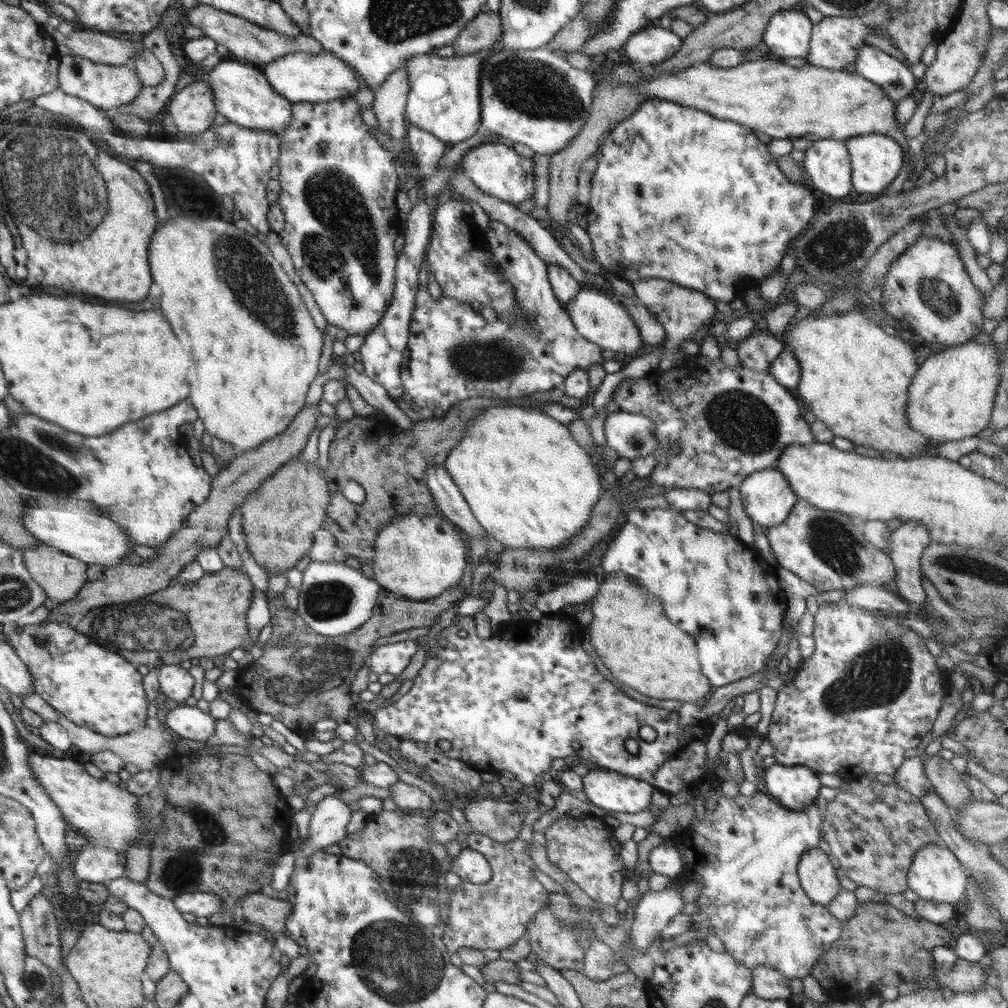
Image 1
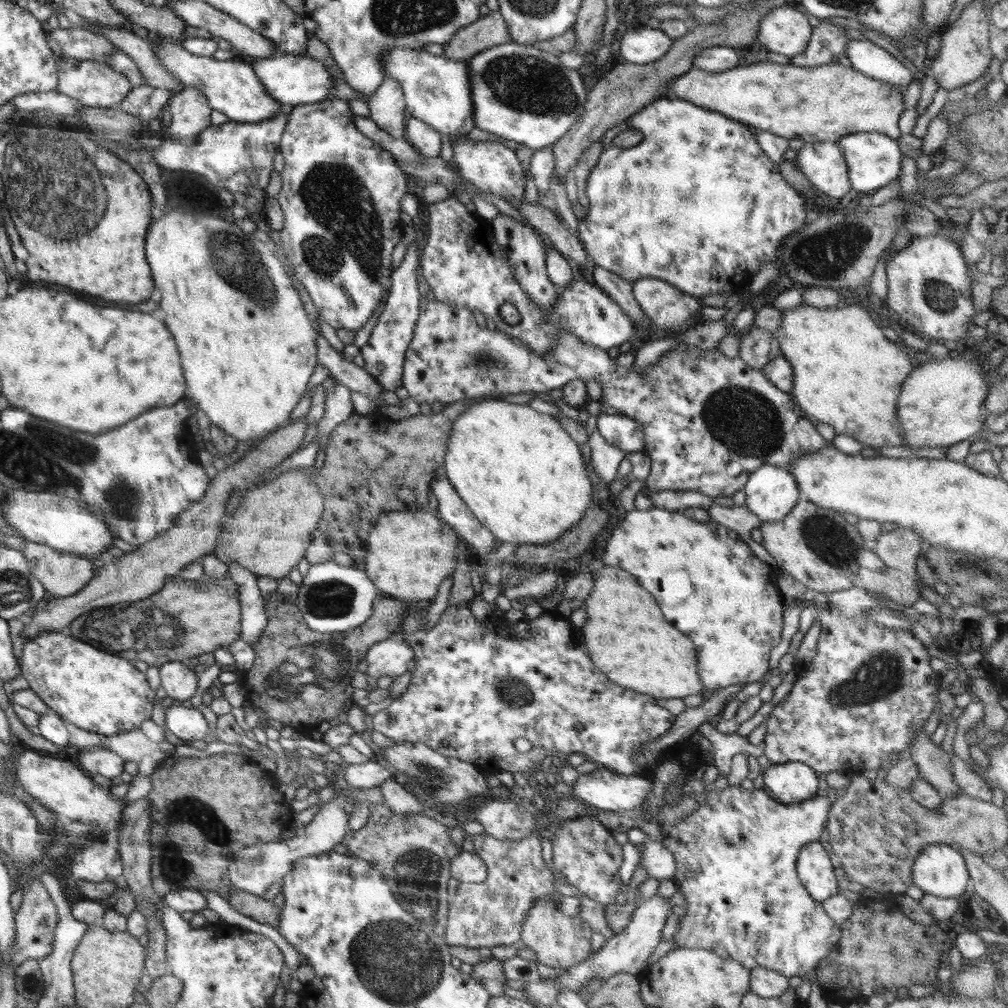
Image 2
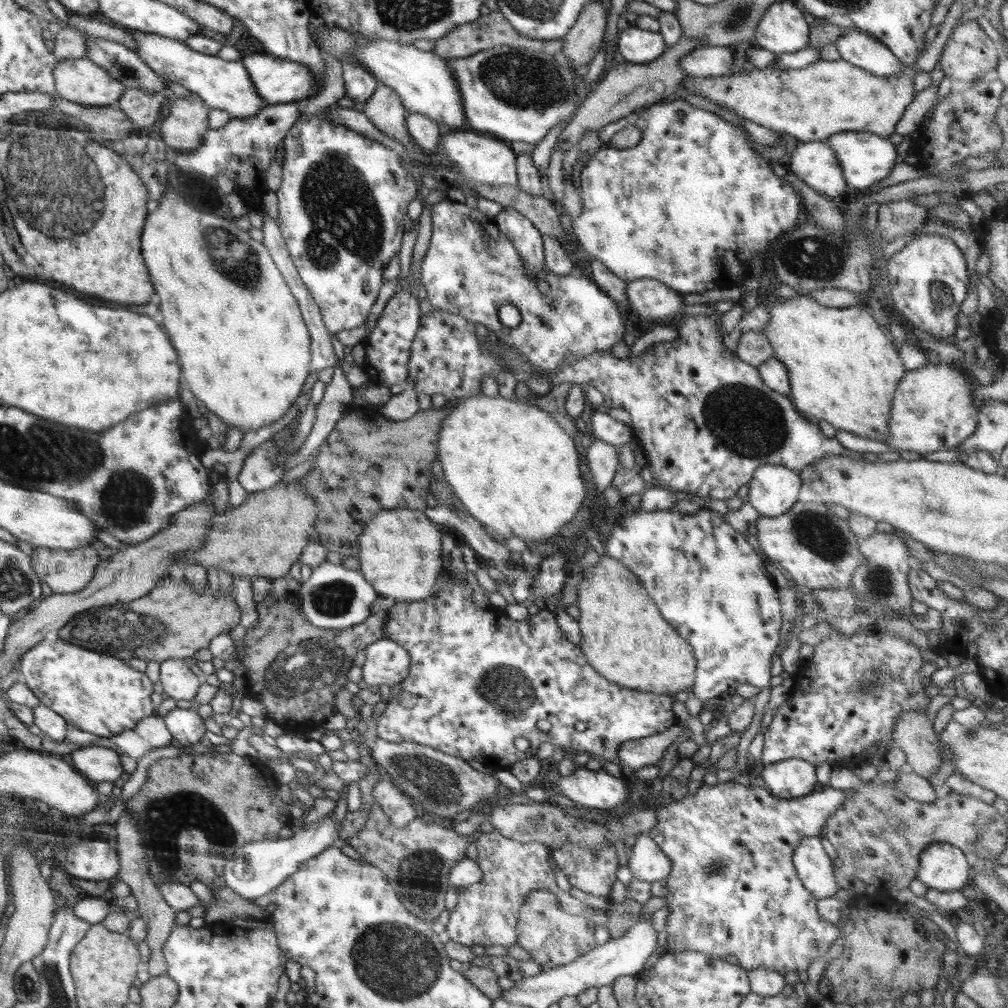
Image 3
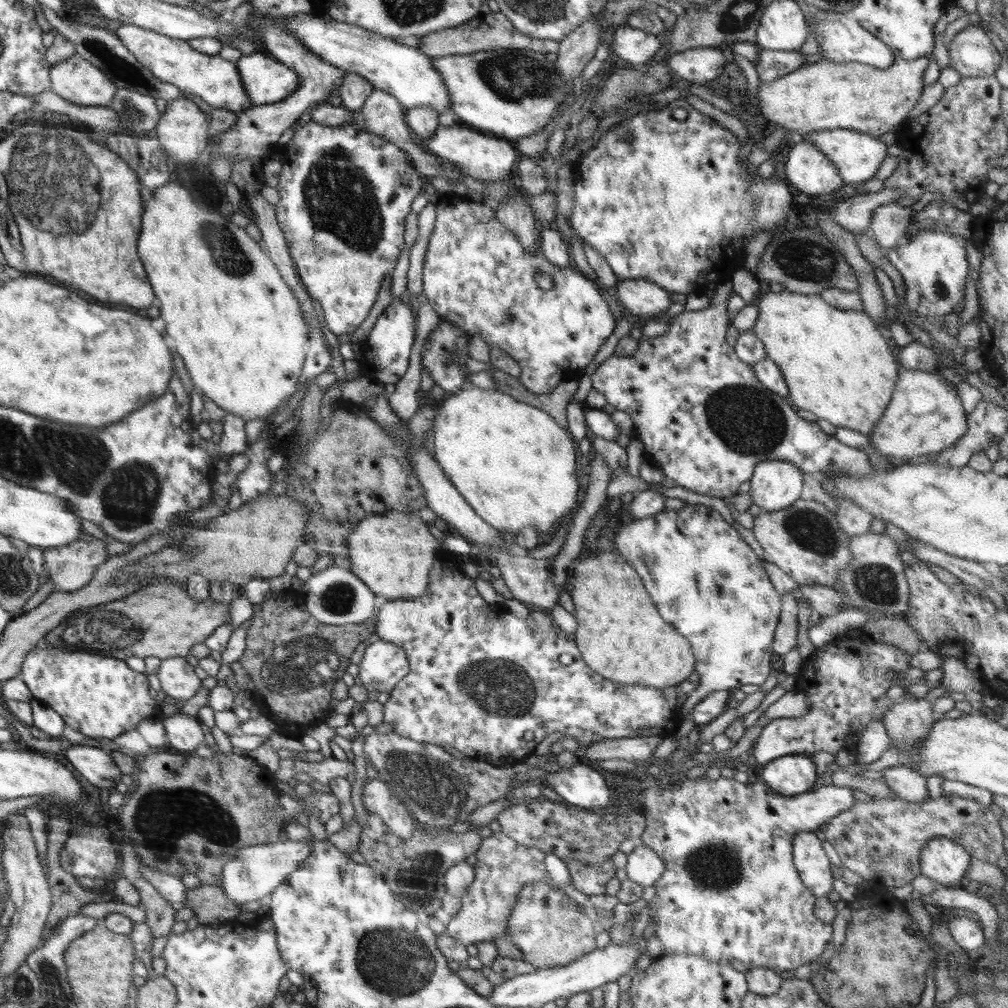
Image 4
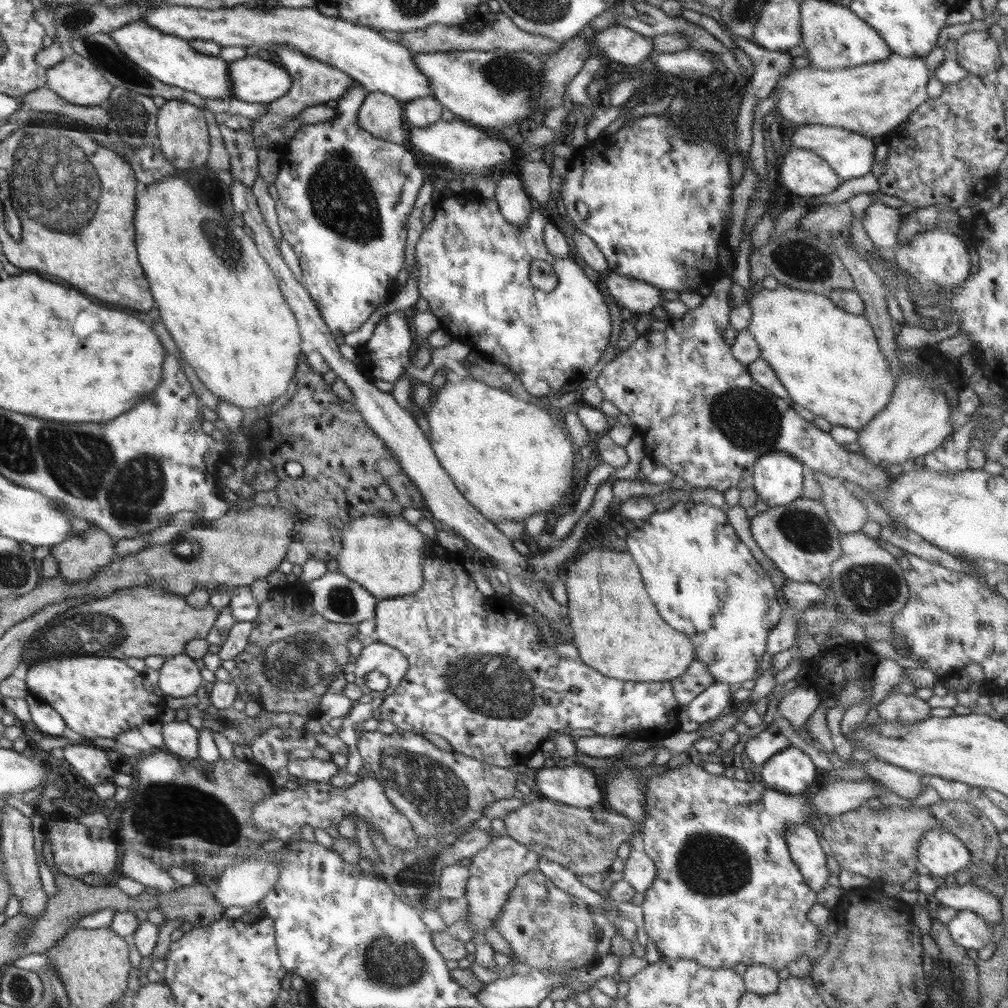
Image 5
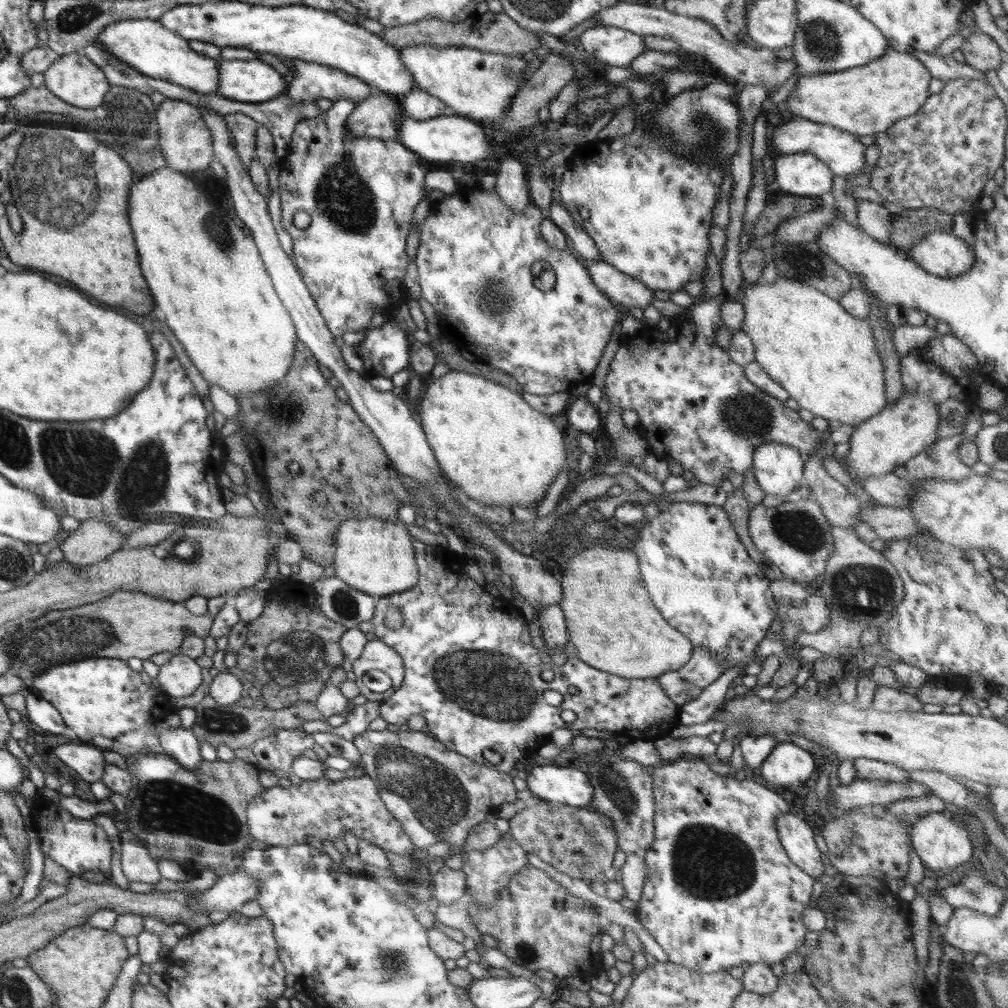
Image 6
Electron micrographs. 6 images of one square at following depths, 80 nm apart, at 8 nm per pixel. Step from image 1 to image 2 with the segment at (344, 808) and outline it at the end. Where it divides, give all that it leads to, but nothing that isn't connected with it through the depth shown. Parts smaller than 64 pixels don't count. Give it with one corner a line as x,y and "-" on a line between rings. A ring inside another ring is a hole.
324,803
320,805
318,813
314,819
294,838
281,840
278,842
254,843
252,846
245,846
240,852
236,853
234,862
230,862
228,868
228,878
234,888
244,892
263,896
265,892
279,880
283,880
288,872
292,871
298,859
315,856
325,851
330,851
341,842
350,830
350,818
348,814
334,803

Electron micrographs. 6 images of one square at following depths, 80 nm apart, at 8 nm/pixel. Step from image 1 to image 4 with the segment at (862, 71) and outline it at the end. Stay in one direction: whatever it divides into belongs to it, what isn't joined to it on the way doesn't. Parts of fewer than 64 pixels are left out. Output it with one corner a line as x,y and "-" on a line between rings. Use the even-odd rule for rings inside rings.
816,10
807,16
807,25
818,39
820,46
820,60
830,62
857,62
863,65
875,66
879,69
887,69
896,60
894,53
882,40
876,38
869,30
859,25
850,17
850,14
834,11

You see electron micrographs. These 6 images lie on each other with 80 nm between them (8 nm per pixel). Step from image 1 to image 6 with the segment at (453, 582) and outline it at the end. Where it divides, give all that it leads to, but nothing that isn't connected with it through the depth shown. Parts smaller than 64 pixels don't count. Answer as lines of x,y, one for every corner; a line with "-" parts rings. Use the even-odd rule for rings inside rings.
368,516
364,519
344,521
338,527
336,543
337,547
332,564
335,577
343,580
348,586
374,597
376,602
378,602
378,599
390,596
390,594
412,590
418,582
419,574
415,561
413,538
400,520
391,523
381,518

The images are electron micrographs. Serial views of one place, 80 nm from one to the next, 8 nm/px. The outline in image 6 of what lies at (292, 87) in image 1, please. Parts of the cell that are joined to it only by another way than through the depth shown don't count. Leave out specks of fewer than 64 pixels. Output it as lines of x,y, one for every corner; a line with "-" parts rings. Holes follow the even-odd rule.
255,57
252,60
219,60
219,83
215,94
238,102
264,102
285,94
289,84
289,76
281,75
265,61

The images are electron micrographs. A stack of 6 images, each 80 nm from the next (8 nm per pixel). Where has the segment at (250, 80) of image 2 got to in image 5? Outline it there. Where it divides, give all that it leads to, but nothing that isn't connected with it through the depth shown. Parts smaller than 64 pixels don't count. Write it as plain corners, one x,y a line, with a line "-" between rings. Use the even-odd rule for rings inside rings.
142,21
125,24
113,30
109,35
128,58
162,82
191,90
204,98
235,97
231,92
229,63
219,56
205,55
201,51
194,50
191,42
186,39
170,33
166,34

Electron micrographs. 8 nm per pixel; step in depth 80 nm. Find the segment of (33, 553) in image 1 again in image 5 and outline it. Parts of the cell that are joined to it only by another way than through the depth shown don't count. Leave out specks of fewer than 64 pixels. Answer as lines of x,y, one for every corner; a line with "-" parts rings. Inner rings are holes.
90,524
88,529
52,547
51,554
58,560
59,574
63,580
66,583
77,583
90,579
98,569
109,565
116,558
115,541
105,530

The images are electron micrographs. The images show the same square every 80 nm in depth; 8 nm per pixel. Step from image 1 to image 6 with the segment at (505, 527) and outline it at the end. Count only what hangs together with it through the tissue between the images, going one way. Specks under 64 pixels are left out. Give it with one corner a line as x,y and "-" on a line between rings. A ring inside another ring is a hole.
450,370
438,380
423,378
425,389
418,404
420,424
438,465
450,482
475,501
492,508
512,504
531,510
542,502
560,469
567,466
562,430
549,415
530,407
516,392
476,374

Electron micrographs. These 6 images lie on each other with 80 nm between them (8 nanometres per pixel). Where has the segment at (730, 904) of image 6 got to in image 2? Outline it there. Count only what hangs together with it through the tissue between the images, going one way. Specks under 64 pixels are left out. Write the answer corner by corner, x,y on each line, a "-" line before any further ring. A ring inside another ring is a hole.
729,786
722,792
710,790
704,804
694,808
692,814
672,826
661,826
664,837
661,844
676,861
672,880
678,886
677,891
686,898
686,914
679,916
680,926
672,940
677,948
711,950
722,946
730,958
746,968
762,966
787,977
809,976
818,961
836,949
841,928
800,884
796,862
802,847
820,840
833,802
828,795
816,794
800,804
784,804
773,799
766,790
748,791
741,786

